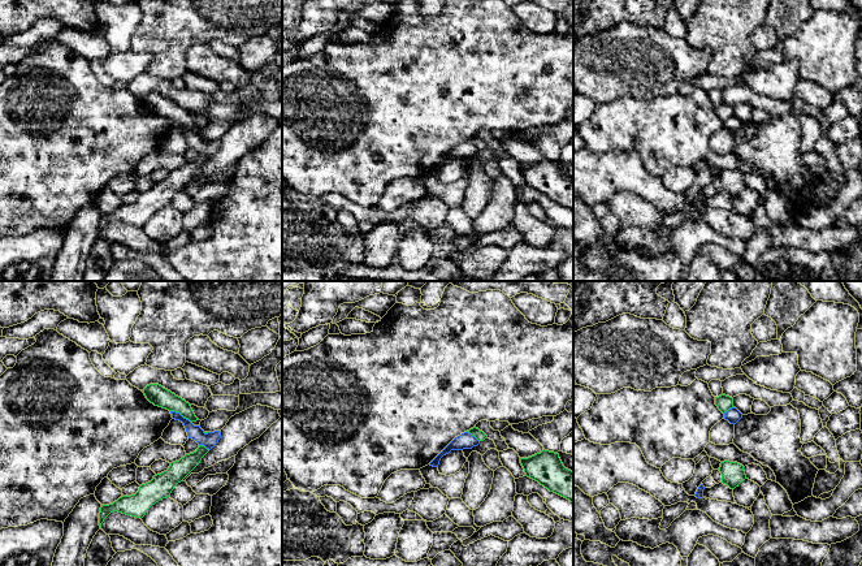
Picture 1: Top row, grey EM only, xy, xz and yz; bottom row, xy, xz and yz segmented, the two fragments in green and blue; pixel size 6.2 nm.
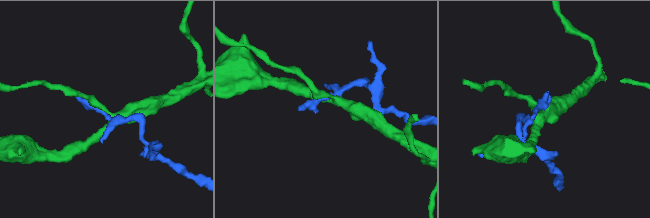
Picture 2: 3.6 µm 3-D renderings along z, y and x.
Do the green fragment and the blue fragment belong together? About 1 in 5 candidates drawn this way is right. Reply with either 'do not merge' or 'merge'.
do not merge

